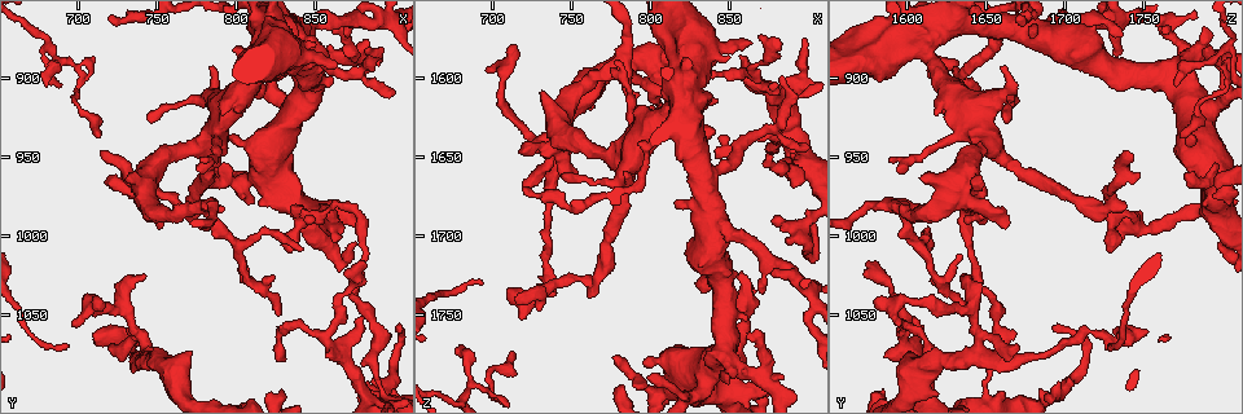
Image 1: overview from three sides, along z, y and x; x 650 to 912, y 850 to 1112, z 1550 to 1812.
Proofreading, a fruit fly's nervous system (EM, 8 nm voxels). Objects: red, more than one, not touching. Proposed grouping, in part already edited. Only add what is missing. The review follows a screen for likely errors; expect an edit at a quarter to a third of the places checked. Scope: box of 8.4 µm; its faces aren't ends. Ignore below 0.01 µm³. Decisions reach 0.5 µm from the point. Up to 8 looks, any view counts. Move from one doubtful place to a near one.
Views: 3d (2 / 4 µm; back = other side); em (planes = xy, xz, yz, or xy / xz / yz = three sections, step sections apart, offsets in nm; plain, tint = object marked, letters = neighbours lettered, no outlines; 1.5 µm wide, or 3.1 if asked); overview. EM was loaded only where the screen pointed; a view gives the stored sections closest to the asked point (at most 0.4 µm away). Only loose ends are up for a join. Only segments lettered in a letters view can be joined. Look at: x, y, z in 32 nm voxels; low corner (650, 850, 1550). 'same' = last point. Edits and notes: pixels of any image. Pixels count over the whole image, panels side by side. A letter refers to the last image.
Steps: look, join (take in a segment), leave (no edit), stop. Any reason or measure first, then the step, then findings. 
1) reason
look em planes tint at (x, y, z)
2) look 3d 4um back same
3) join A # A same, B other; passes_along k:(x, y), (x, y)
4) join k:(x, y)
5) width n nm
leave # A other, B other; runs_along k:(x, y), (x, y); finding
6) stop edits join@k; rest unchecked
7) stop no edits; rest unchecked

end of a long branch
look em planes letters at (692, 1068, 1726)

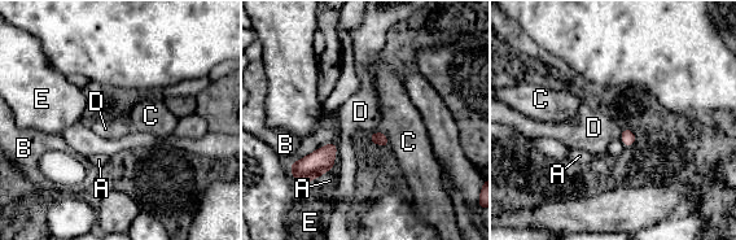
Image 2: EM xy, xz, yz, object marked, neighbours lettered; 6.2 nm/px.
width 60 nm
leave # A other, B other, C other, D other, E other; border 2:(381, 130), (388, 139), (388, 148); no lettered segment goes on from it

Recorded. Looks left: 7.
branch stops here
look 3d 4um at (750, 994, 1660)

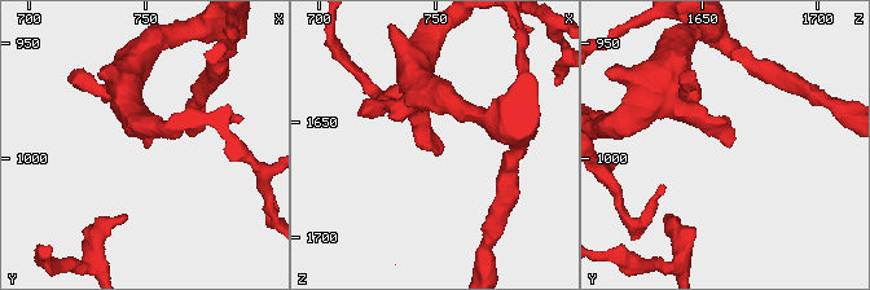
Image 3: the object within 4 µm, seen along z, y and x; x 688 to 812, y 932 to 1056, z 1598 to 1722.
look em planes letters at (749, 994, 1662)

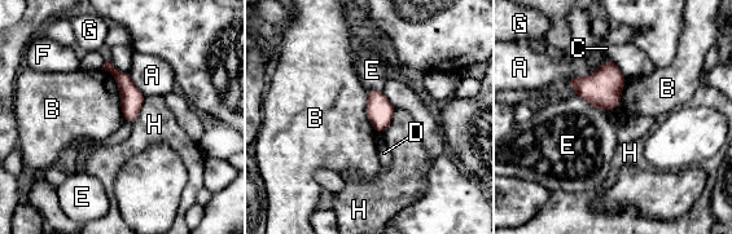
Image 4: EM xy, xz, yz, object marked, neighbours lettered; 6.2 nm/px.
longest_contact B 360 nm
leave # A other, B other, C other, D other, E other, F other, G other, H other; border 4:(101, 69), (115, 80), (125, 119); no lettered segment goes on from it

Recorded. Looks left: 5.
thin end
look em planes letters at (840, 984, 1646)

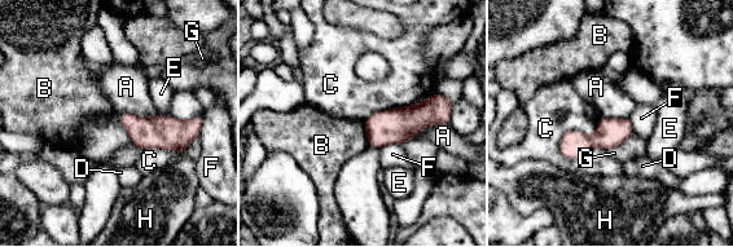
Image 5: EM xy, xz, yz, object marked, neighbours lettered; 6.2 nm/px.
leave # A other, B other, C other, D other, E other, F other, G other, H other; border 5:(363, 122), (369, 144); no lettered segment goes on from it

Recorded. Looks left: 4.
stop no edits; rest unchecked

